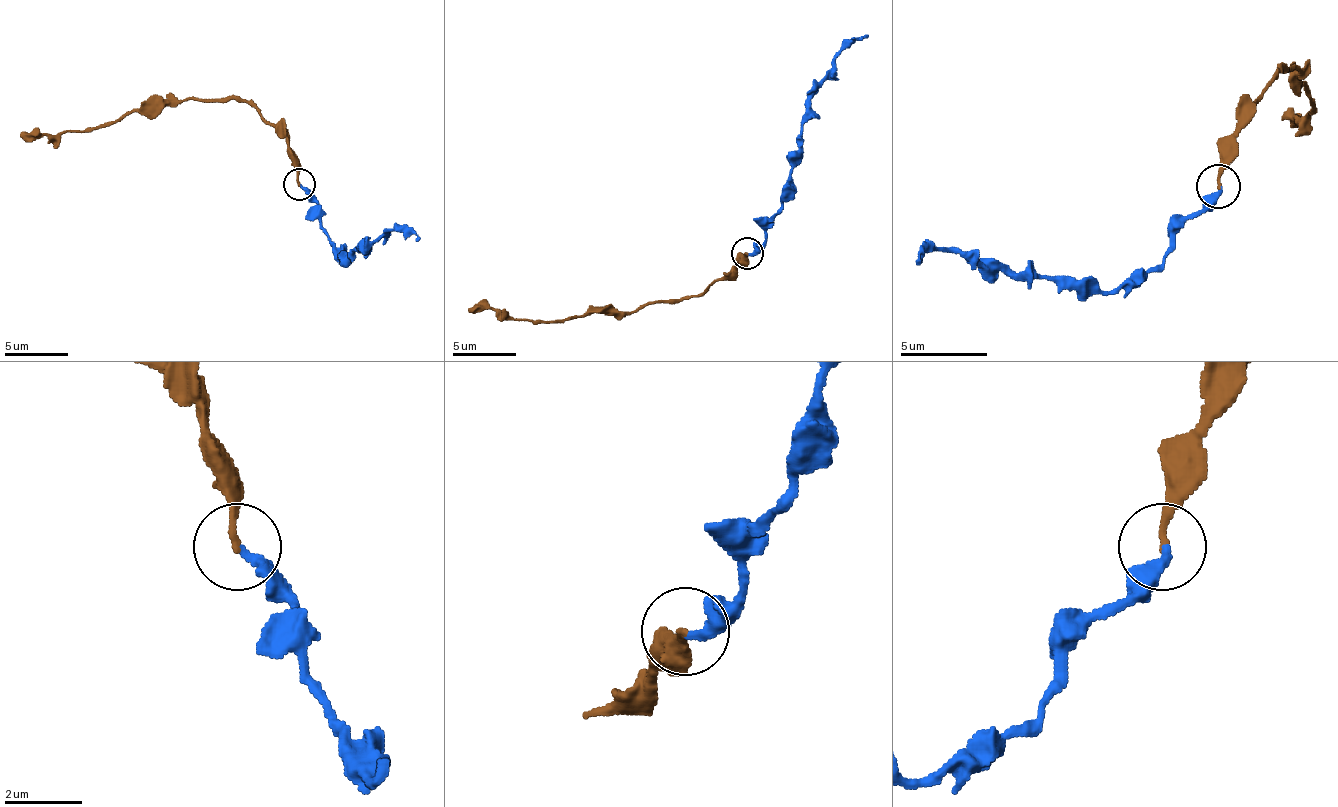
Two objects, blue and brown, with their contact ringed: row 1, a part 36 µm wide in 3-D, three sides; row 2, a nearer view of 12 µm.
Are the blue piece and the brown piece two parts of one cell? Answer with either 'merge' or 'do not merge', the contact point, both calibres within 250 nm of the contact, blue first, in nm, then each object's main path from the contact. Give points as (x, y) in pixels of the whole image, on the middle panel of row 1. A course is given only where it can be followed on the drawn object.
do not merge; at (747, 253); 260 nm thick on the blue side, 170 nm on the other; blue runs (746, 254), (765, 238), (765, 225), (781, 206), (809, 89), (831, 61), (869, 36); brown runs (746, 254), (702, 295), (680, 301), (544, 320), (512, 320), (490, 308), (468, 311)

